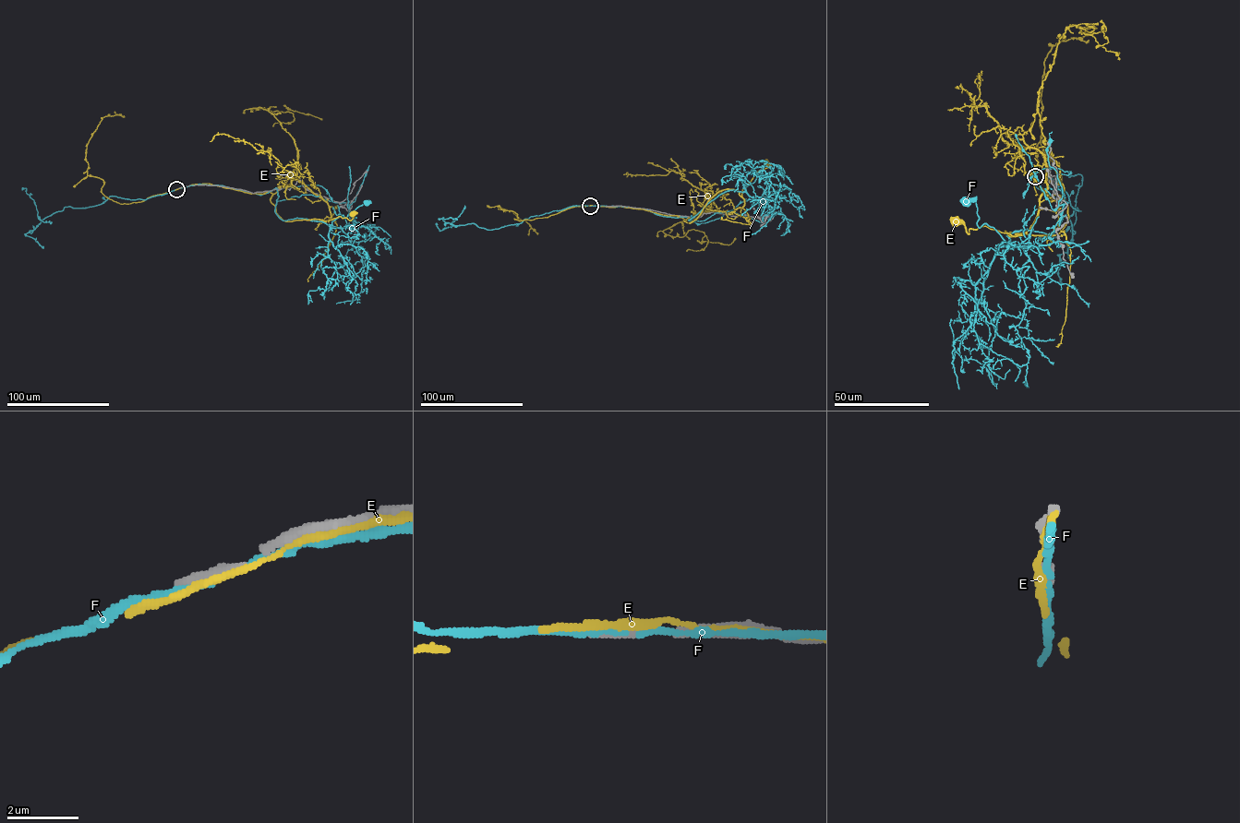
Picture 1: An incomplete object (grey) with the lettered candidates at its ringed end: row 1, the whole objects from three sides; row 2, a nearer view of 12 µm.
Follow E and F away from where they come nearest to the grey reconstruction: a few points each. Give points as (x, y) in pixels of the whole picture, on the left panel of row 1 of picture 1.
E: (177, 189), (207, 183), (269, 191), (284, 221), (350, 220), (353, 214)
F: (177, 189), (223, 185), (260, 195), (275, 188), (275, 212), (283, 220), (332, 226), (366, 203)

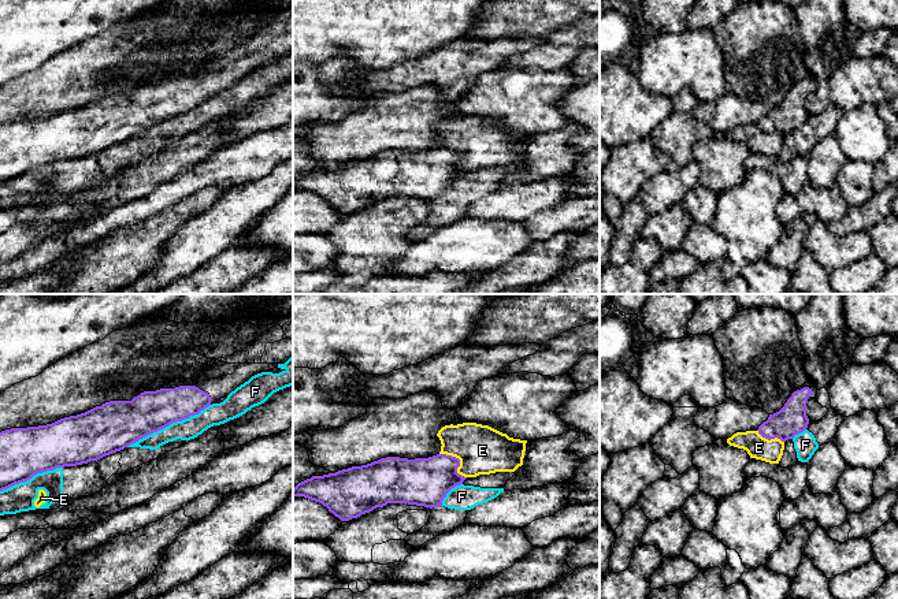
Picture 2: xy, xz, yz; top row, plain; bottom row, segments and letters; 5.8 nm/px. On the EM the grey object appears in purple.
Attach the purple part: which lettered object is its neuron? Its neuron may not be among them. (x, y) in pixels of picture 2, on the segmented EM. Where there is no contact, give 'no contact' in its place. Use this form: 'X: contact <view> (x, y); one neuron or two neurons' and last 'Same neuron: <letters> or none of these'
E: contact xz (459, 461); two neurons
F: contact xy (167, 426); two neurons
Same neuron: none of these

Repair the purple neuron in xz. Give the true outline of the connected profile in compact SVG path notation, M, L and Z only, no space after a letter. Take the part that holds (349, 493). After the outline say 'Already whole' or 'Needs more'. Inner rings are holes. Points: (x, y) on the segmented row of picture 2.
M446 454L428 458L386 457L323 476L293 488L293 496L319 502L341 521L357 518L387 503L442 506L446 494L467 479L457 473L460 460Z. Already whole

